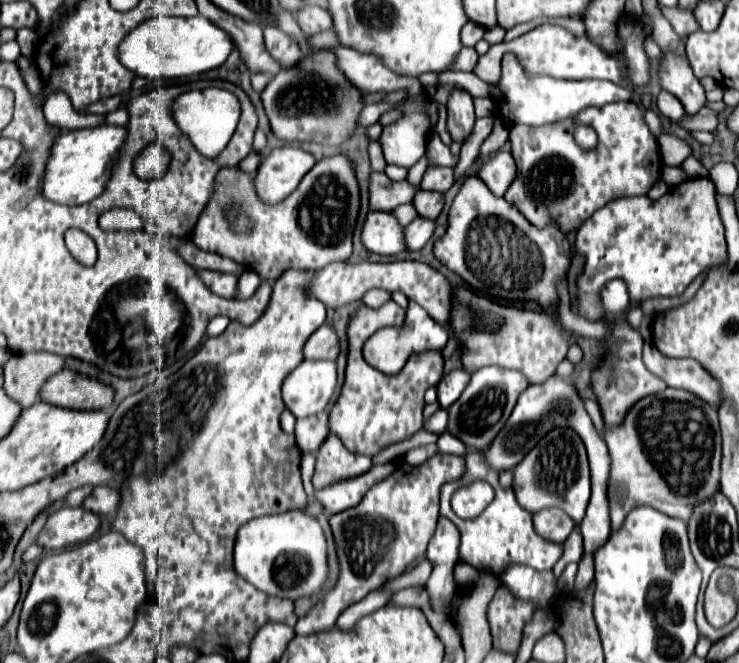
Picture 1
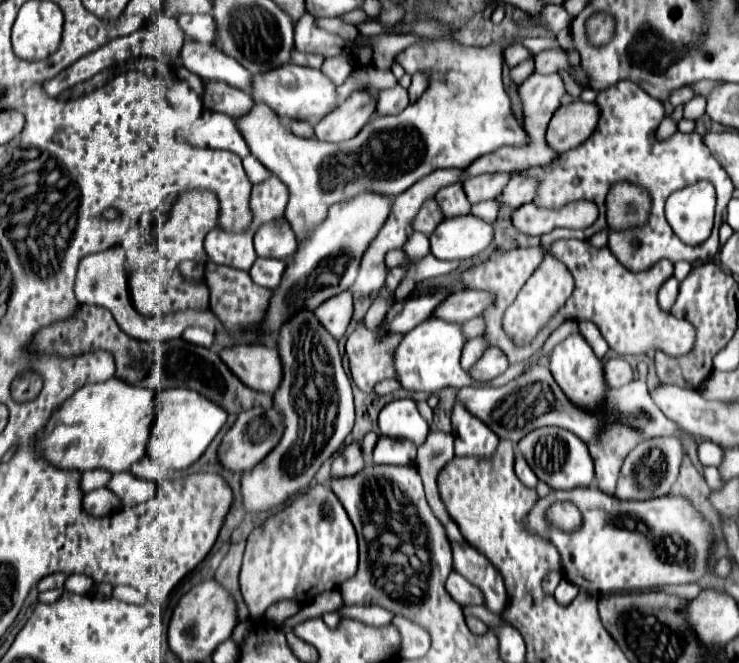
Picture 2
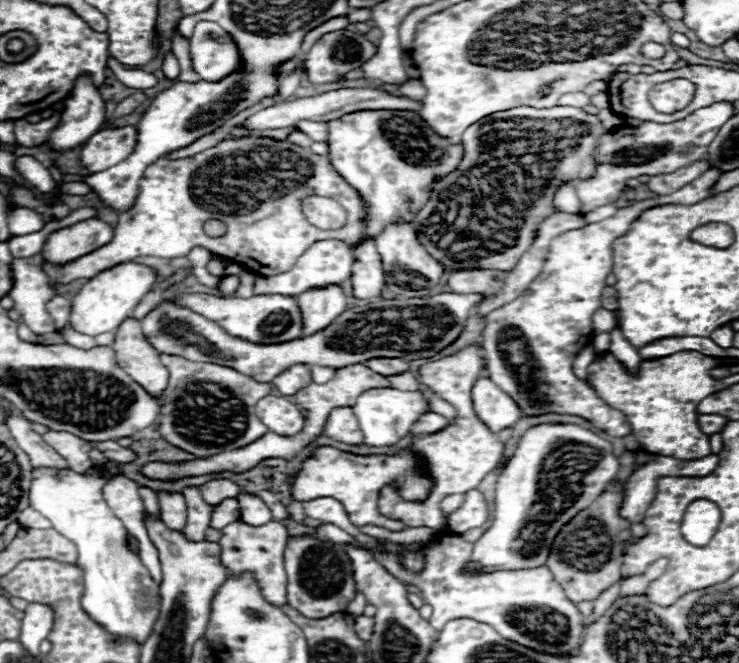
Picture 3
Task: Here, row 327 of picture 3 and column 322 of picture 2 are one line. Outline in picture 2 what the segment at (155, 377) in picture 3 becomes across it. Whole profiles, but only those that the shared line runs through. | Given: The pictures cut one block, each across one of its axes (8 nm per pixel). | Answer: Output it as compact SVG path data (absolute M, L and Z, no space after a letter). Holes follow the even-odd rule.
M368 90L352 92L350 98L336 108L336 112L330 112L314 126L316 138L324 142L344 142L354 138L374 116L376 102L376 96Z

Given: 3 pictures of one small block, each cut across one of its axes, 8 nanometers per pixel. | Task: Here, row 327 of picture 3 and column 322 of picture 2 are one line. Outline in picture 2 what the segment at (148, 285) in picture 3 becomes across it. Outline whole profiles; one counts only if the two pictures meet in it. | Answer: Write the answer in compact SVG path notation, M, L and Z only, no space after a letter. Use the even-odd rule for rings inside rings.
M284 64L284 68L276 68L276 72L268 72L268 76L254 76L254 80L256 88L252 92L252 98L270 106L280 118L318 122L338 106L336 84L314 68Z

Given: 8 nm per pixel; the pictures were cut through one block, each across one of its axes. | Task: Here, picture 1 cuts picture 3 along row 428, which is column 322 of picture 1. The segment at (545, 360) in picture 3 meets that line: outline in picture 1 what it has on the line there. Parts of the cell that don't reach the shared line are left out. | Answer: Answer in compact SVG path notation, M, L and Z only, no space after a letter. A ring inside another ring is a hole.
M436 454L420 466L402 464L388 478L374 484L360 504L330 516L330 526L338 546L340 580L304 618L294 626L296 634L316 634L334 628L344 608L362 600L368 592L380 588L386 580L418 558L426 556L426 546L436 530L440 516L440 488L446 482L460 480L466 472L464 456Z

